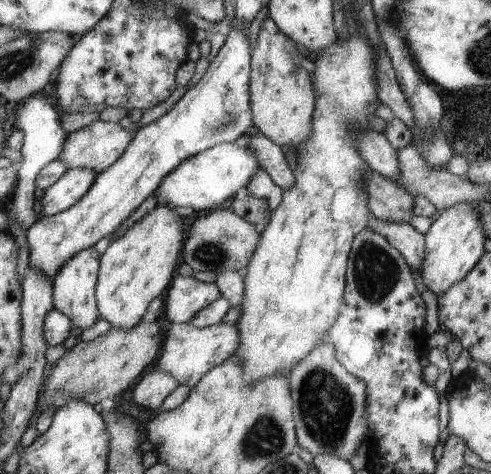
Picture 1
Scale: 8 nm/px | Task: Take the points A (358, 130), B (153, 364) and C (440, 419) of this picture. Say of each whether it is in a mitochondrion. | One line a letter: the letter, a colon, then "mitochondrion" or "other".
A: other
B: other
C: other

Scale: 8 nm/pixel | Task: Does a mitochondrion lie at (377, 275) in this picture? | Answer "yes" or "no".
yes

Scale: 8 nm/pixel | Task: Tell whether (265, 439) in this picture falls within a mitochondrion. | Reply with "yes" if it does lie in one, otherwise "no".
yes

